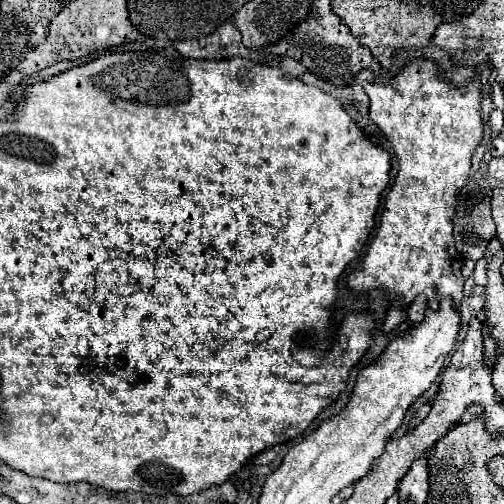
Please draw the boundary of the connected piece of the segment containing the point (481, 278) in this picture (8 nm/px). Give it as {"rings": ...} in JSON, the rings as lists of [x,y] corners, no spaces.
{"rings":[[[481,258],[476,262],[473,277],[476,285],[485,286],[487,284],[487,269],[485,258]]]}

